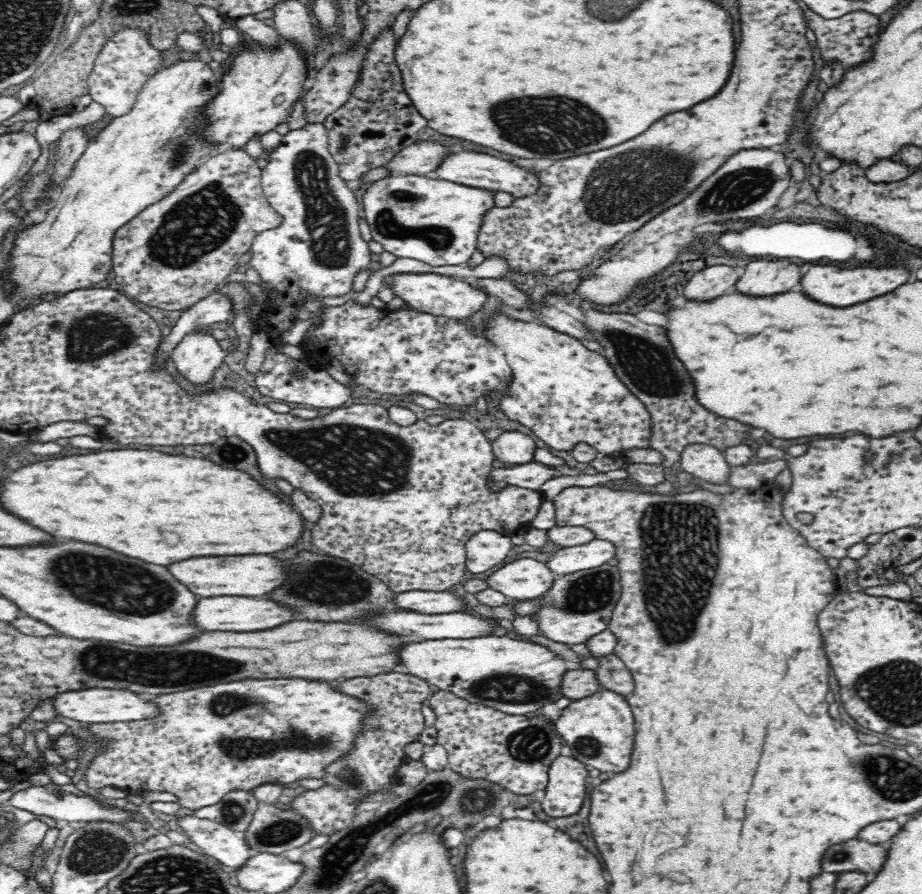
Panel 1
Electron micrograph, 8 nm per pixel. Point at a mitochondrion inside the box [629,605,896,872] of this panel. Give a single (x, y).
(837, 855)

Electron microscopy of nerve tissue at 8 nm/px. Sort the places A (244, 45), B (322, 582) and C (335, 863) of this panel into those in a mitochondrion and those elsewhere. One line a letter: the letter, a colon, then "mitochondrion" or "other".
A: other
B: mitochondrion
C: mitochondrion

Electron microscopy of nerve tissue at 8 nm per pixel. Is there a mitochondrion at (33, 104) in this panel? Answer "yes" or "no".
no

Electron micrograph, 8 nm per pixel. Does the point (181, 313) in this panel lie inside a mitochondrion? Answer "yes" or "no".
no

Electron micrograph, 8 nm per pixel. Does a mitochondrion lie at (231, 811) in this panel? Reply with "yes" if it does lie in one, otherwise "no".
yes

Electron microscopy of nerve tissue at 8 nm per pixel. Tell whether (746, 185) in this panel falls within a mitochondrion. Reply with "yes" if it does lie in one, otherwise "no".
yes

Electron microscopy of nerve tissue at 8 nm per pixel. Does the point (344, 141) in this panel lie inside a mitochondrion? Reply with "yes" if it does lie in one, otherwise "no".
yes

